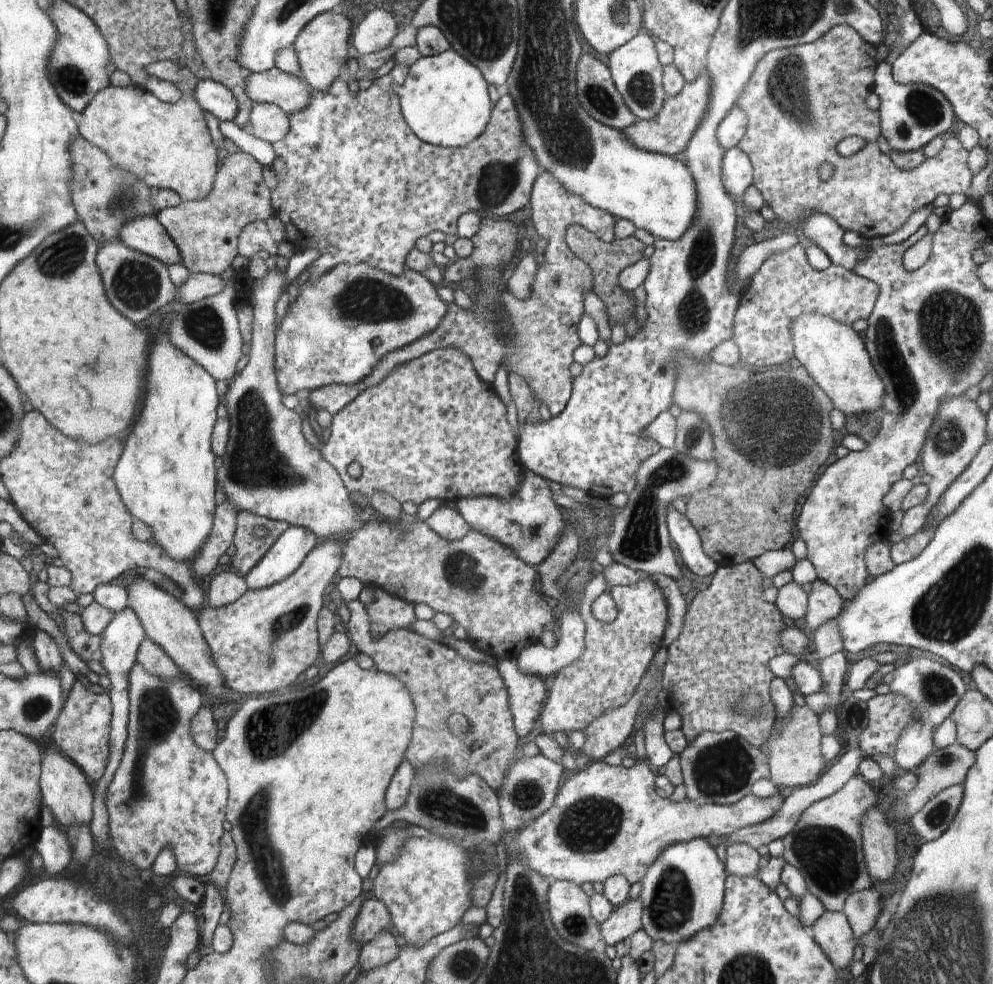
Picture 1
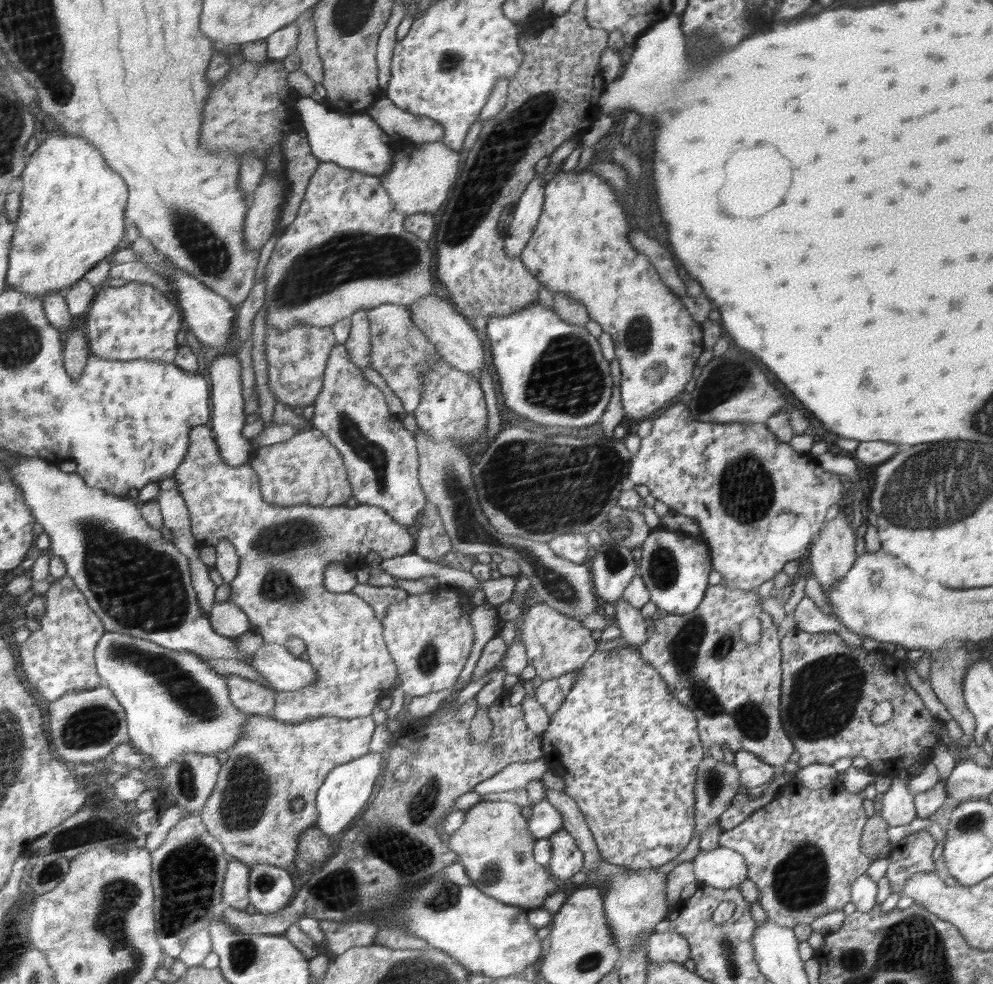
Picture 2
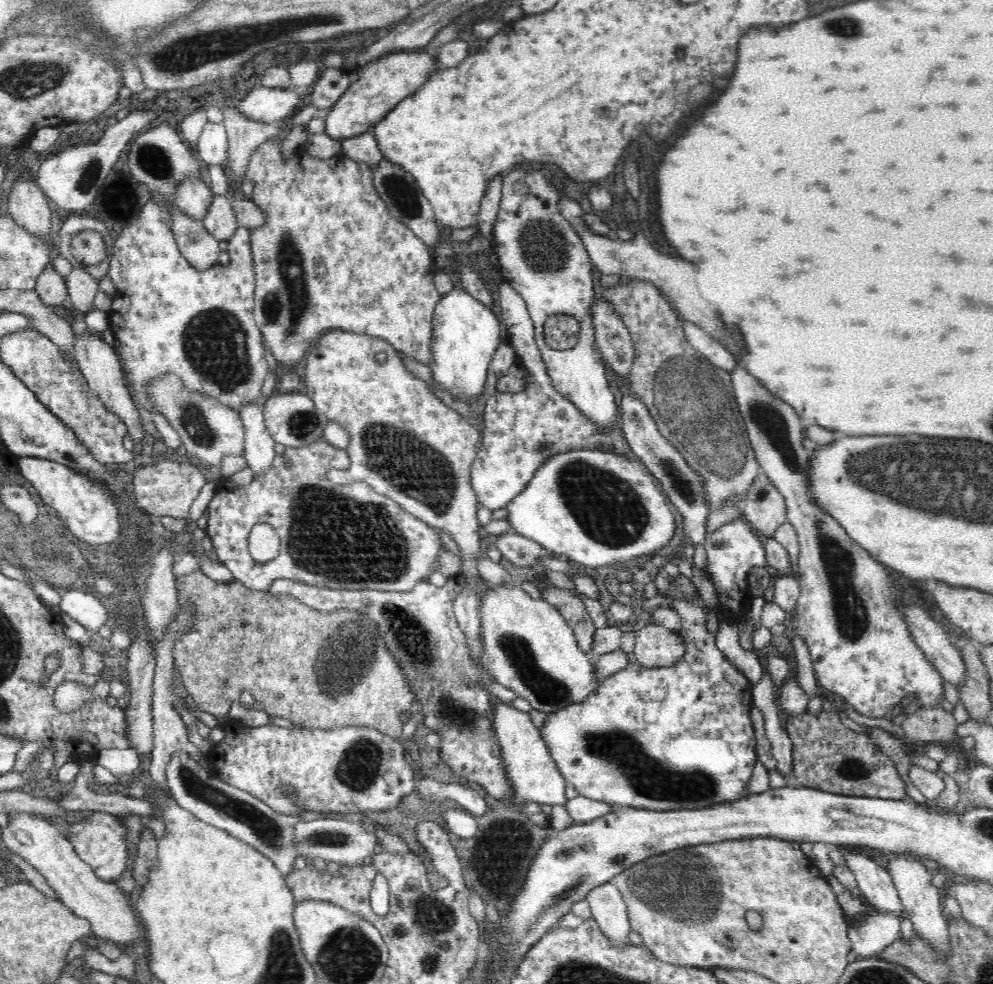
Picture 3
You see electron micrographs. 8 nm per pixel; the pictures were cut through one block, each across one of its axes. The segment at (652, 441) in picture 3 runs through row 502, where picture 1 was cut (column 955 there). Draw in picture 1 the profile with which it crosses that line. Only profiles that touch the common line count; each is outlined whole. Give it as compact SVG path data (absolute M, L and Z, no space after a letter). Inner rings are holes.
M928 658L904 661L902 666L895 668L895 670L894 680L888 685L889 690L910 699L917 708L917 718L913 718L913 724L909 725L904 730L904 734L900 736L897 752L893 759L902 772L916 774L916 770L922 766L936 748L932 741L932 735L936 728L958 708L966 686L964 686L962 676L956 670L952 670L950 665L938 664L938 662L928 660Z

